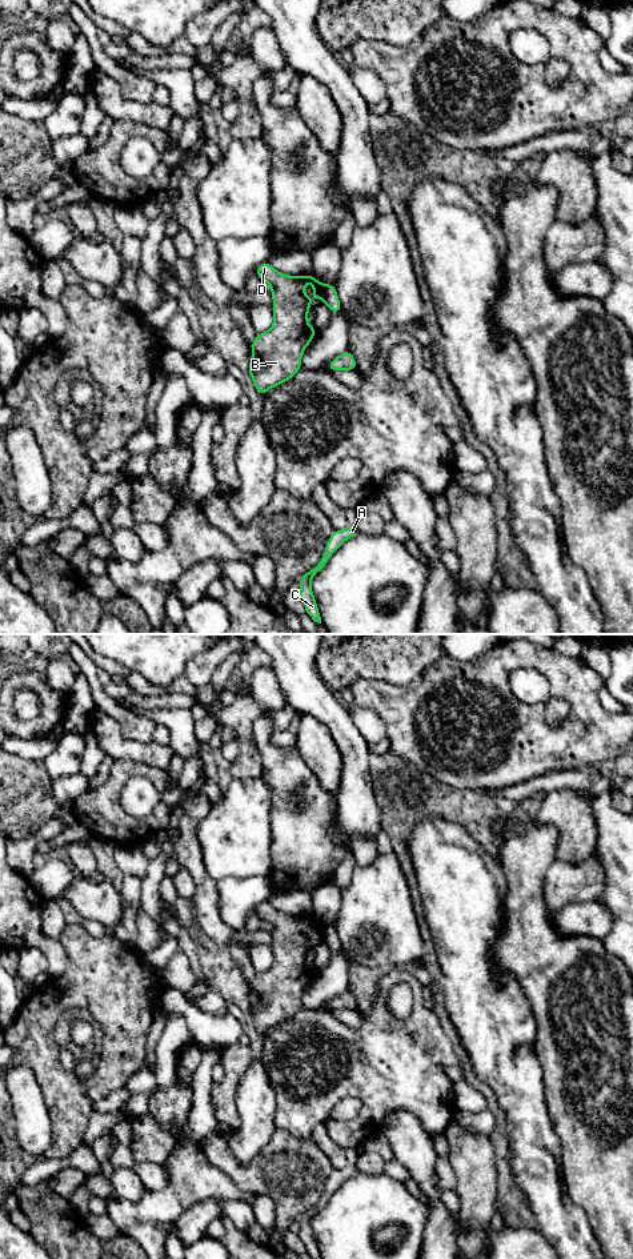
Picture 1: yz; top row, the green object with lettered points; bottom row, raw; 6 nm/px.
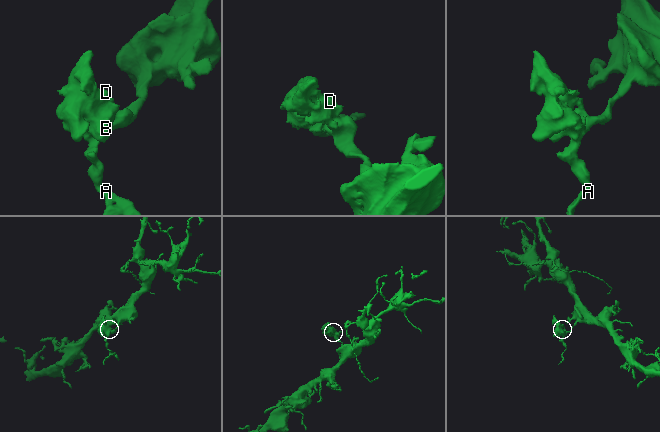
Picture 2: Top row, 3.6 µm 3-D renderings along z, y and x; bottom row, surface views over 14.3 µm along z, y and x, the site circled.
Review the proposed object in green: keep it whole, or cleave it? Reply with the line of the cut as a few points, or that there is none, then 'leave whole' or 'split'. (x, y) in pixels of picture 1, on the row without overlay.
cut in yz along (323, 923), (321, 933), (317, 937); split

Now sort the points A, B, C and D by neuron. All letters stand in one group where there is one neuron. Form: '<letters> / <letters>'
A C / B D

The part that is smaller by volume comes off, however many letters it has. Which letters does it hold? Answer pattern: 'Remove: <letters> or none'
Remove: B, D

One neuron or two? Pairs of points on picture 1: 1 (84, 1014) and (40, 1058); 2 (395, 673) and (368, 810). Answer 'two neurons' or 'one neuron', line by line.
1: two neurons
2: two neurons

